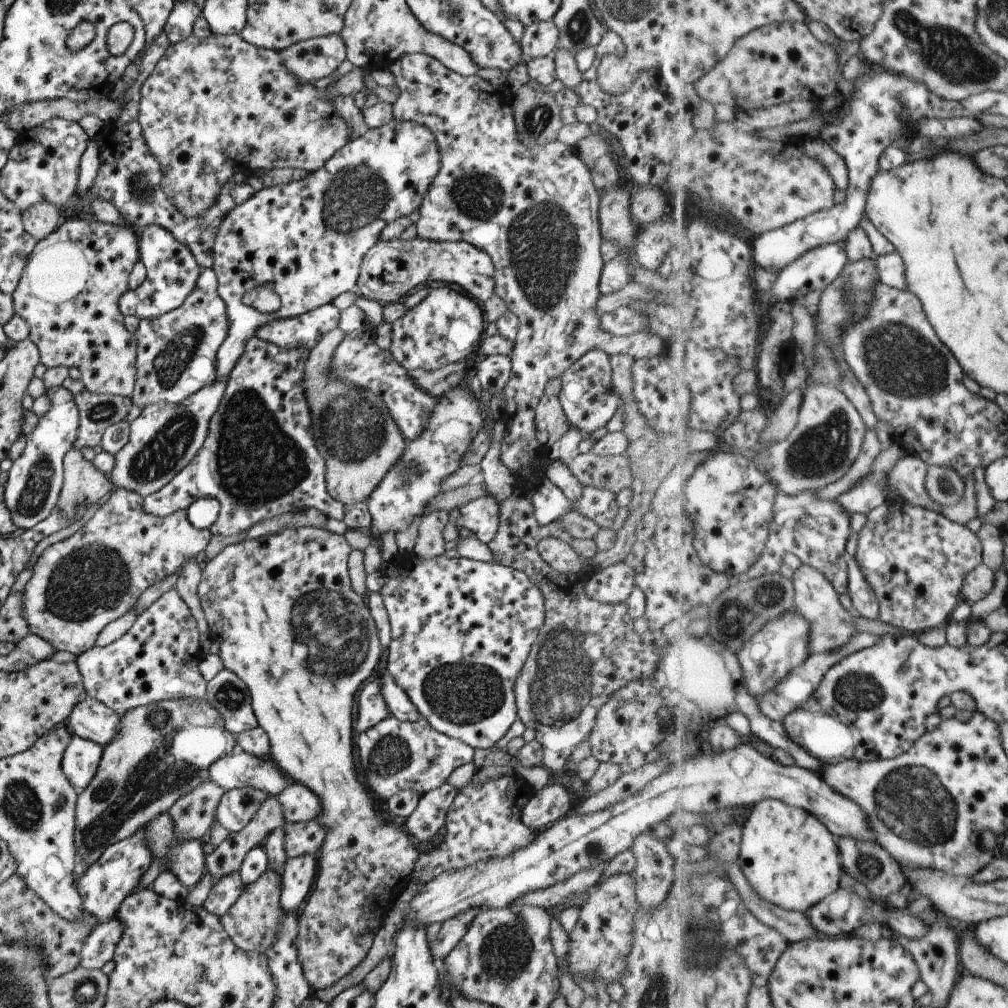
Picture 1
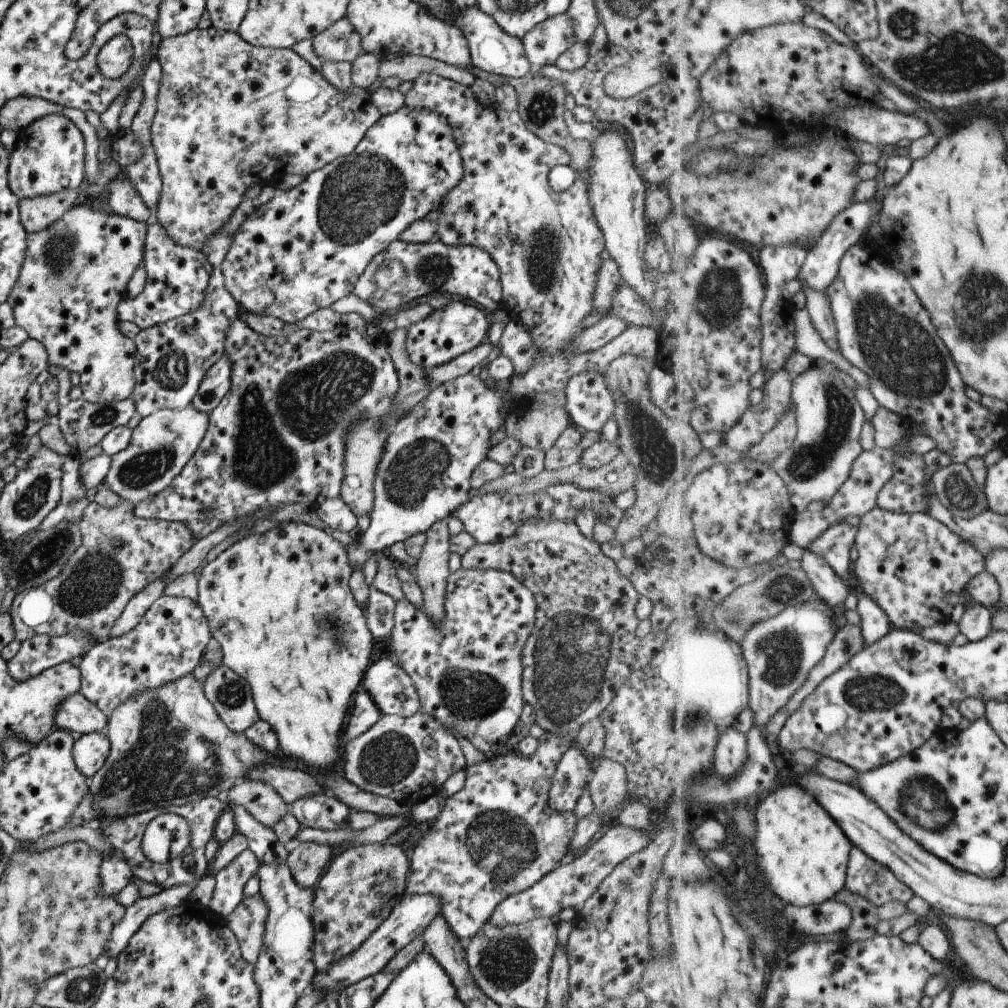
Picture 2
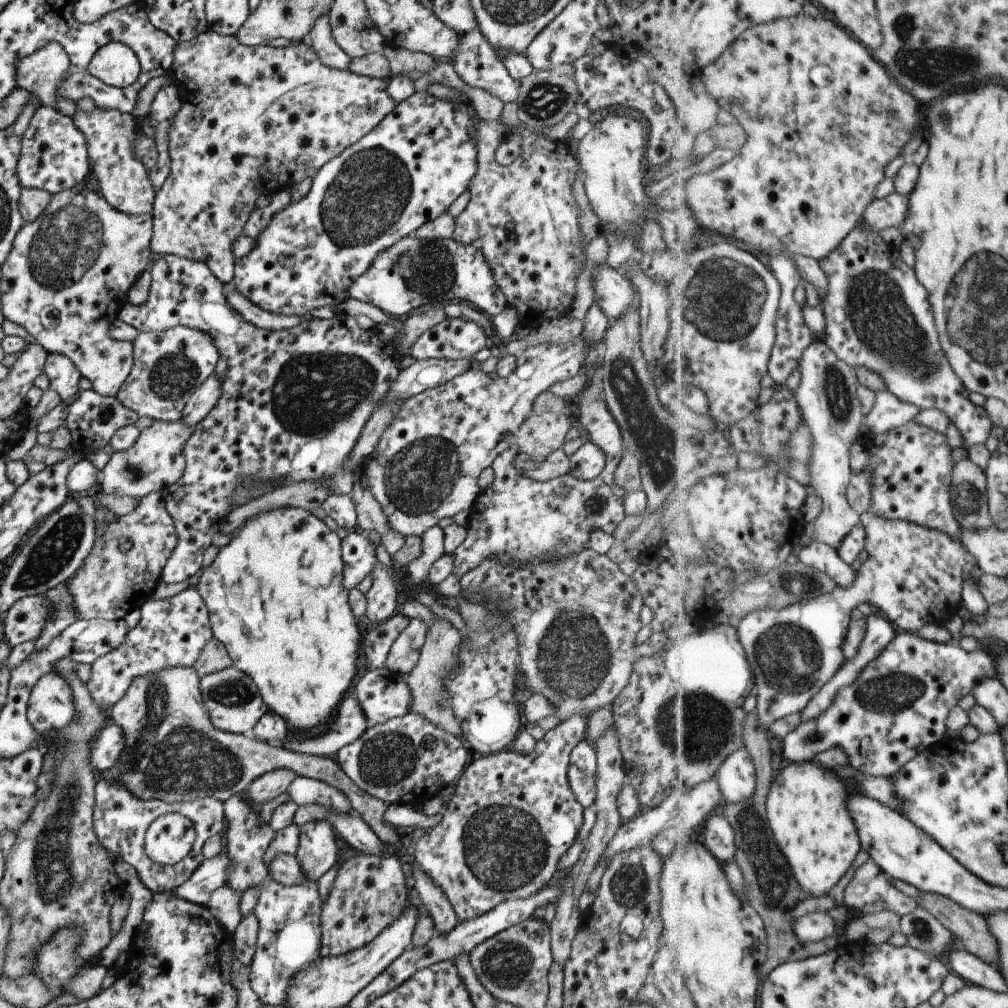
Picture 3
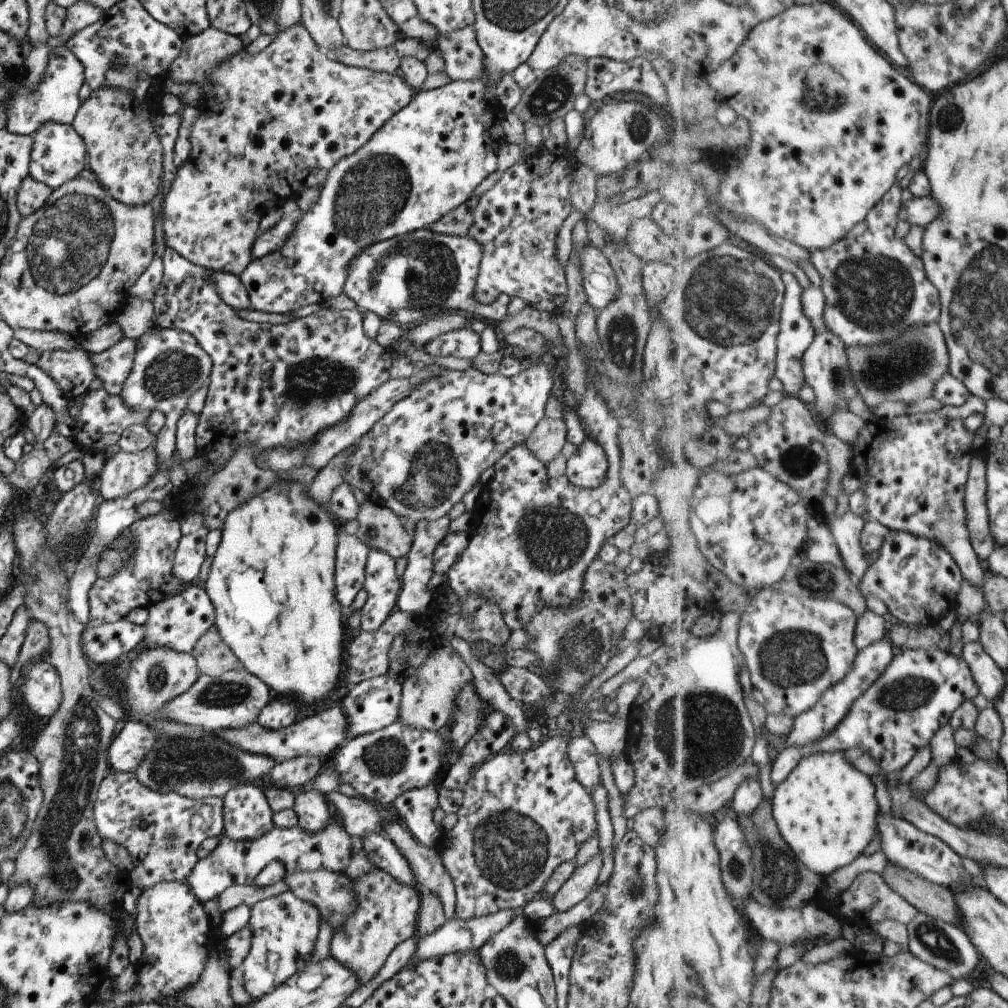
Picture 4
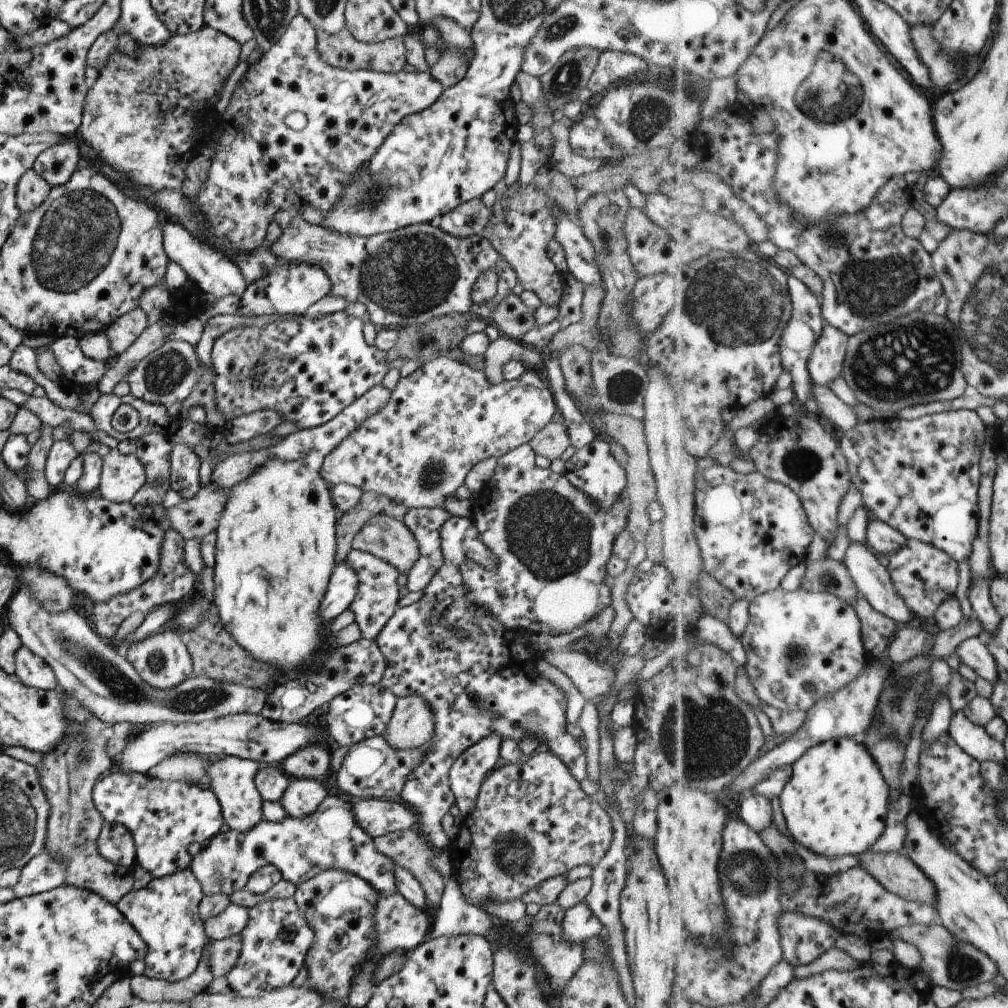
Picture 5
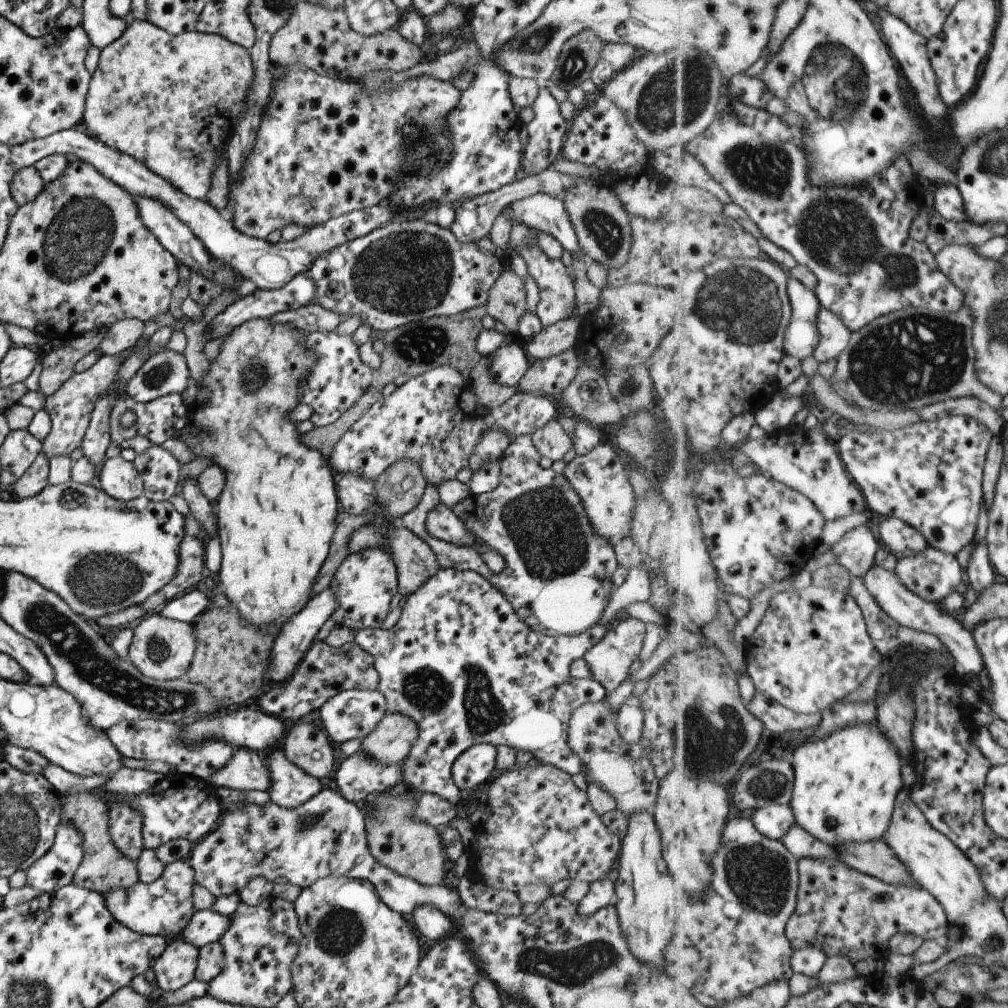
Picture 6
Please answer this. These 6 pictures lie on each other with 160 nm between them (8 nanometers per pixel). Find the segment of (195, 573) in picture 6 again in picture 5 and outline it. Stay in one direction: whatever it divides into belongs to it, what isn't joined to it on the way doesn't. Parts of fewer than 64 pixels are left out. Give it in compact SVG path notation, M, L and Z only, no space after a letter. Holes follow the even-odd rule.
M173 528L167 529L163 535L162 548L159 551L159 568L155 576L128 593L115 595L102 603L93 603L91 618L94 626L92 628L101 638L111 640L118 626L130 614L143 613L146 615L154 608L183 602L193 595L193 582L195 582L197 574L191 572L185 564L184 544L185 540L179 532Z

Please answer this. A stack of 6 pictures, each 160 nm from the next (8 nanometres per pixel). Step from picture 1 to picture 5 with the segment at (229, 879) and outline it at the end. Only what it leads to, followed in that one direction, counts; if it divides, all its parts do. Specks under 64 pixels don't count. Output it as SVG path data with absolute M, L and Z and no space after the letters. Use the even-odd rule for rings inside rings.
M231 755L213 758L205 767L208 784L218 800L225 828L243 832L262 820L260 807L262 798L253 782L256 770L257 763L255 761L240 759Z

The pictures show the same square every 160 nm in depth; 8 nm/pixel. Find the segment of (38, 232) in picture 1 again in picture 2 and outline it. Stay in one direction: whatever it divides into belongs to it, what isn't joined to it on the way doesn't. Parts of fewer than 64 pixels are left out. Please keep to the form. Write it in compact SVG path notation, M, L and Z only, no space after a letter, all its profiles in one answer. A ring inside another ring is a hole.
M60 190L18 201L18 217L26 233L38 233L73 206L77 190Z

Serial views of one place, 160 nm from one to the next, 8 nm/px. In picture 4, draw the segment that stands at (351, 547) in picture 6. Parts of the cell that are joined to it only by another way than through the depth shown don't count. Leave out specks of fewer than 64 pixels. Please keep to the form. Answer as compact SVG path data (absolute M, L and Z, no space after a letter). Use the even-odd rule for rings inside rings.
M368 499L359 506L355 520L358 528L354 536L370 550L385 552L391 559L409 553L412 538L405 532L401 518L391 510Z

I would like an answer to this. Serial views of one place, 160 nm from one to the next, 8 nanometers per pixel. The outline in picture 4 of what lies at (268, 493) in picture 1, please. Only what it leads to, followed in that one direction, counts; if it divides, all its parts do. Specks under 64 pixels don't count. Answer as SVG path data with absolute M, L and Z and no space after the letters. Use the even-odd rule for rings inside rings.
M165 248L163 251L162 266L161 282L159 282L159 285L155 288L155 296L153 296L152 301L152 326L160 329L180 329L181 331L191 334L199 344L199 347L207 354L207 357L211 362L211 371L208 377L209 387L205 398L205 405L197 416L198 422L193 440L195 445L195 458L197 458L197 460L203 460L203 464L201 464L203 468L201 468L199 472L195 472L193 478L189 478L185 485L181 486L180 489L174 489L168 493L170 502L169 508L173 511L178 520L181 534L181 538L179 538L179 542L177 542L177 547L173 556L171 574L173 574L182 585L189 586L191 580L197 577L201 563L205 560L204 548L206 537L209 532L209 528L203 526L203 516L201 516L201 512L197 510L197 502L199 502L197 492L199 492L199 488L201 488L201 486L203 486L211 476L217 474L217 470L223 468L223 465L225 465L229 458L233 456L233 452L235 452L237 446L249 444L249 448L253 450L253 452L251 452L253 457L257 456L257 454L261 454L261 452L265 452L265 450L275 450L275 448L283 448L283 450L285 450L285 448L295 448L295 446L299 446L299 444L303 446L305 442L309 442L309 440L313 440L315 436L319 436L321 430L331 428L331 426L335 426L337 422L344 420L350 414L350 411L358 405L360 399L367 397L371 390L378 388L381 384L384 384L388 379L390 379L388 371L392 366L393 357L387 349L383 346L379 346L374 339L369 339L365 334L363 334L362 318L360 313L355 309L343 311L323 309L317 310L317 312L313 312L313 314L309 314L308 316L291 320L291 322L287 322L287 324L257 324L239 318L239 316L235 314L234 310L219 298L219 294L215 292L213 280L209 278L209 274L207 274L209 270L190 264L188 261L181 258L181 256L175 254L171 248Z

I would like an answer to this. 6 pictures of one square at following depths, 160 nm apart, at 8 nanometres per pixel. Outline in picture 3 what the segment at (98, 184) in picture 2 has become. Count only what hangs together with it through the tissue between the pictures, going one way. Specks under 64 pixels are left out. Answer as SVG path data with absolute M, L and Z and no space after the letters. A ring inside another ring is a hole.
M49 41L14 64L16 86L29 94L35 93L40 98L41 106L54 108L56 87L68 66L64 48L57 41Z

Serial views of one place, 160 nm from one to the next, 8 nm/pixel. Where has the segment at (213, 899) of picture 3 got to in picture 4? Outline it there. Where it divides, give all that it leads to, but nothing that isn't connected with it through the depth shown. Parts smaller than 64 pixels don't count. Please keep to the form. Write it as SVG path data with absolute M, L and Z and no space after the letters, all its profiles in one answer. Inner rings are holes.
M283 880L271 884L271 886L254 886L249 885L232 885L225 888L219 896L217 896L217 910L221 914L225 914L227 910L231 910L238 905L244 905L249 908L253 907L257 902L266 900L288 891Z

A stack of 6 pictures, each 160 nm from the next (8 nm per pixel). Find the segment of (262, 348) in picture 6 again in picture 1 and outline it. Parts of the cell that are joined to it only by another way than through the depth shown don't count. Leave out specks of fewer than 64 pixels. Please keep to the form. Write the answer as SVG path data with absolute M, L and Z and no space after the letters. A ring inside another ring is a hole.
M291 526L275 533L266 534L254 539L245 539L239 543L228 545L217 553L214 558L202 560L202 571L196 592L200 600L201 610L210 630L211 639L217 640L219 643L217 655L221 659L222 666L234 672L235 676L238 676L248 688L250 705L257 724L267 734L266 737L270 746L268 758L274 762L275 766L281 770L285 777L289 778L290 782L306 786L311 792L315 793L315 796L320 798L322 811L314 820L326 830L326 835L320 846L319 858L316 860L316 877L305 902L299 910L298 933L296 936L298 959L302 964L303 976L306 978L311 992L331 986L336 980L352 971L352 968L356 967L359 961L366 957L376 930L380 928L383 916L385 916L394 900L398 897L402 887L408 884L410 874L418 857L418 853L414 849L413 840L403 830L403 827L382 820L377 812L375 812L373 802L369 800L369 794L364 792L365 789L361 786L361 782L357 780L353 758L351 758L353 756L353 744L351 744L351 702L353 702L353 696L355 696L357 688L361 688L363 682L375 670L377 660L379 660L383 648L379 644L376 626L369 614L365 599L358 597L352 591L346 563L347 555L350 552L351 548L347 545L343 535L334 534L317 527Z

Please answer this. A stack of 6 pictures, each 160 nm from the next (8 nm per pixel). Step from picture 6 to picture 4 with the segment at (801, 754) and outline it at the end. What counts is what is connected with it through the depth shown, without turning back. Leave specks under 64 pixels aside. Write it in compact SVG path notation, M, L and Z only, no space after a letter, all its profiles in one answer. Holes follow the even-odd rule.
M811 753L802 758L787 780L775 786L771 799L781 834L797 856L823 878L855 862L878 834L877 788L844 754Z

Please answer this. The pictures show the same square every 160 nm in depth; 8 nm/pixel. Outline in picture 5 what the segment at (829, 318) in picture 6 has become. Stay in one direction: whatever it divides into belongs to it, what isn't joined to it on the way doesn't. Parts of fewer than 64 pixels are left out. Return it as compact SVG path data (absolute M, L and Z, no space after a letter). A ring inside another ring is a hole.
M826 323L808 361L813 383L829 386L835 378L842 376L850 337L839 327Z

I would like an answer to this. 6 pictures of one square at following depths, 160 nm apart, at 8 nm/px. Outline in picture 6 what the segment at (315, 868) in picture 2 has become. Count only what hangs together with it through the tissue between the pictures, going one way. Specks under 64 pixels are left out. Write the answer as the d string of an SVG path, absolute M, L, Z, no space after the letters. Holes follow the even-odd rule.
M281 747L269 750L264 759L270 778L267 792L271 803L292 809L321 789L319 781L291 763Z

